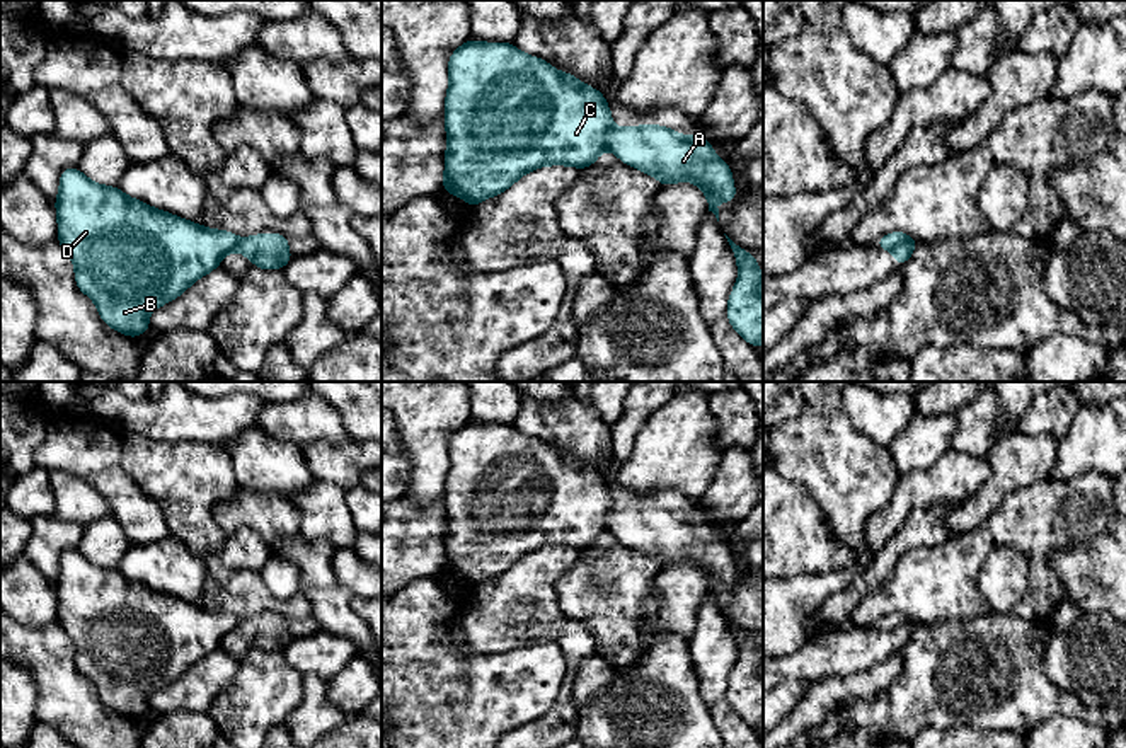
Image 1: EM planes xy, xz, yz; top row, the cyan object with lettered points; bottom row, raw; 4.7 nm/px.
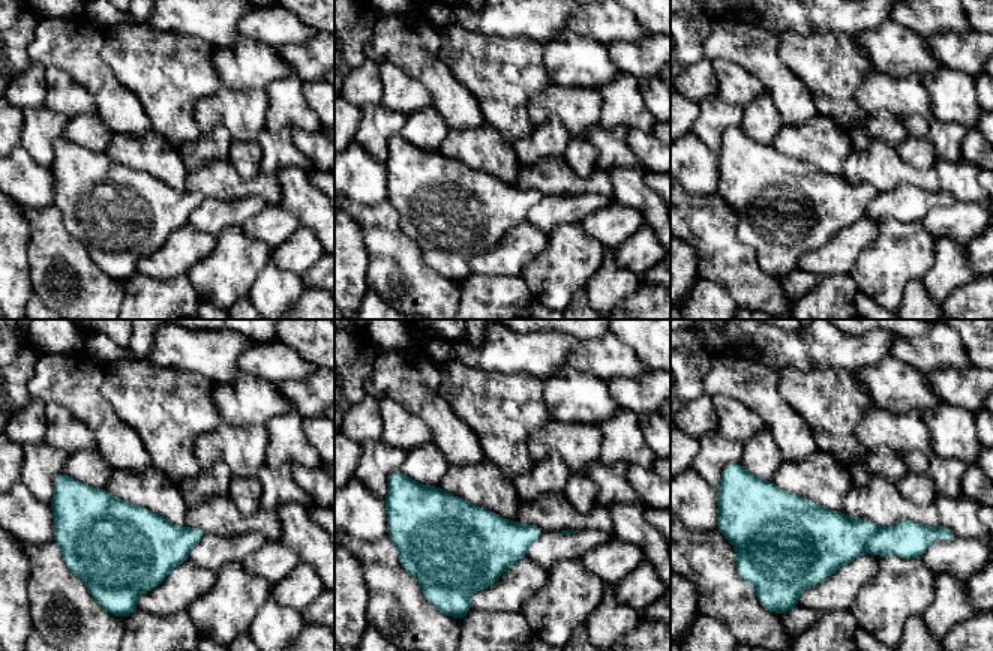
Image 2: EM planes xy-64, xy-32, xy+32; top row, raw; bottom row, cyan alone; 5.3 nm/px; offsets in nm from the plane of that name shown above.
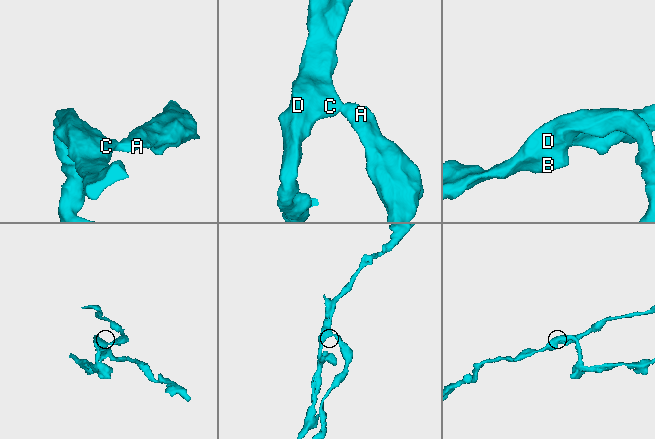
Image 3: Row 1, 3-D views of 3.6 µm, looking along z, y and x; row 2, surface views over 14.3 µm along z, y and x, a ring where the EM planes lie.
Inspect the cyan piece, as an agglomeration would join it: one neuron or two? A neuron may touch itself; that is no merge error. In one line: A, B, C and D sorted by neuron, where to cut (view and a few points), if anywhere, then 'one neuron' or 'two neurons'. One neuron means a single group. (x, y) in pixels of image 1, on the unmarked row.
groups A / B C D; cut yz (912, 621), (890, 631); two neurons

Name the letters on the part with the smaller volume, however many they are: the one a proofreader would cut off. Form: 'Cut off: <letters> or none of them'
Cut off: A

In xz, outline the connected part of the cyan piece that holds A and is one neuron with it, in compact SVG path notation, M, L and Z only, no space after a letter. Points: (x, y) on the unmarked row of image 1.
M656 506L612 509L608 530L627 547L658 559L663 569L681 562L697 566L717 603L717 581L729 586L736 581L729 545L717 540L714 528L697 515L681 518Z

